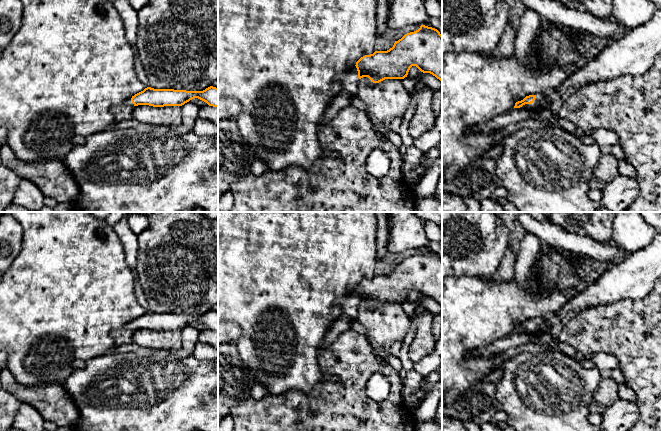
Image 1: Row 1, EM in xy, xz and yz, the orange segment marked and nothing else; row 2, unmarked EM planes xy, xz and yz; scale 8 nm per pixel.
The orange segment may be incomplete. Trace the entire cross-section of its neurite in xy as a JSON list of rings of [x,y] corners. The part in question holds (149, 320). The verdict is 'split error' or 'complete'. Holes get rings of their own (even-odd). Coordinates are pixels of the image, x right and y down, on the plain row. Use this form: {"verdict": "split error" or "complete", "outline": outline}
{"verdict": "split error", "outline": [[[210,310],[203,315],[186,315],[174,313],[145,312],[132,320],[130,325],[111,331],[114,347],[132,343],[135,330],[149,329],[153,331],[182,330],[190,324],[198,322],[209,330],[218,331],[218,312]]]}

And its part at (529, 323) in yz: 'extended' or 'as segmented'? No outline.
extended

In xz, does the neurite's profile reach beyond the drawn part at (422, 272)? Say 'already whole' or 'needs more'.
needs more

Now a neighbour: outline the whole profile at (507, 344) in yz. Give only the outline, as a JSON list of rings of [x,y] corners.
[[[512,332],[511,334],[496,340],[488,346],[482,347],[474,352],[472,355],[491,357],[503,353],[513,353],[515,348],[529,343],[534,338],[534,335],[526,332]]]

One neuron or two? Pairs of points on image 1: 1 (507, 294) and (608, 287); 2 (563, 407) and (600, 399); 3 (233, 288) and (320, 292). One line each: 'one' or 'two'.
1: two
2: two
3: one

